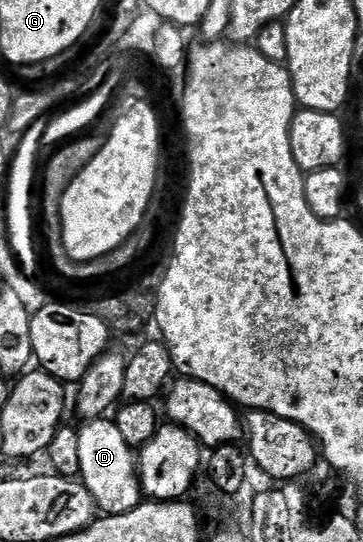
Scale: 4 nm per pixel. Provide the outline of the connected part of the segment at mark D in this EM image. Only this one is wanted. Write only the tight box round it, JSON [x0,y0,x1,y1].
[78,417,143,515]

